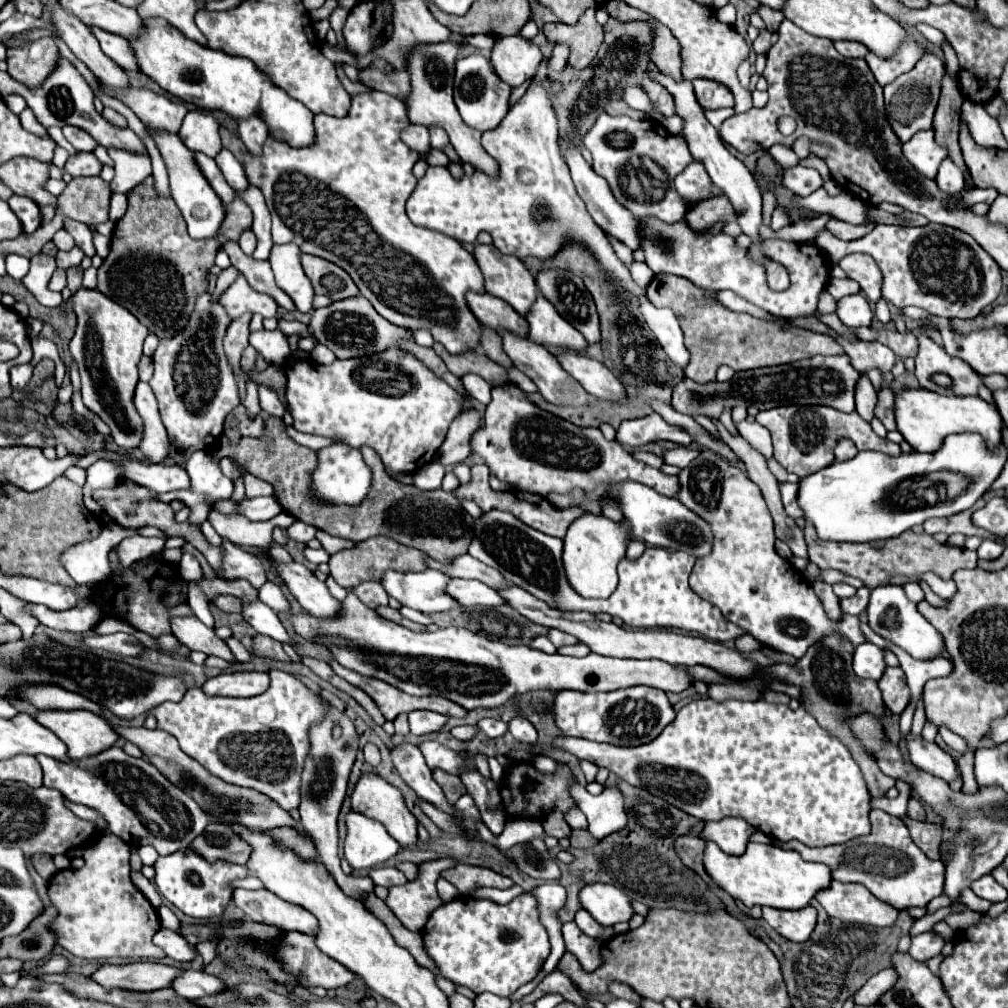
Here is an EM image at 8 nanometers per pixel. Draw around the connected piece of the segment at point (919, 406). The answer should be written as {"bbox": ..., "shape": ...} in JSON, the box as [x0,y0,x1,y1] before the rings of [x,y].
{"bbox":[894,387,1002,453],"shape":[[[902,387],[894,393],[894,417],[904,441],[908,441],[918,453],[932,453],[938,445],[942,445],[942,437],[950,433],[980,433],[986,441],[990,441],[990,445],[996,445],[998,439],[1002,439],[1002,419],[998,409],[980,397],[940,395],[926,389]]]}

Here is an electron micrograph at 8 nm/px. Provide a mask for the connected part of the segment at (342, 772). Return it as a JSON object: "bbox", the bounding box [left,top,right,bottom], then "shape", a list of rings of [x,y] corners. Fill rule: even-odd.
{"bbox":[300,707,374,903],"shape":[[[330,707],[326,711],[326,717],[318,723],[314,723],[310,727],[310,753],[306,757],[304,769],[302,769],[302,785],[300,785],[300,823],[306,831],[306,835],[310,837],[310,841],[314,843],[316,851],[318,851],[318,859],[322,861],[322,865],[330,871],[330,875],[336,879],[338,887],[352,899],[364,903],[368,893],[374,889],[374,883],[370,881],[370,877],[360,877],[360,875],[346,875],[340,869],[340,857],[338,857],[338,813],[346,795],[346,785],[348,785],[348,775],[350,769],[354,765],[358,753],[358,733],[354,729],[354,725],[350,723],[350,719],[340,713],[338,709]],[[340,725],[342,735],[336,739],[332,737],[332,729]]]}

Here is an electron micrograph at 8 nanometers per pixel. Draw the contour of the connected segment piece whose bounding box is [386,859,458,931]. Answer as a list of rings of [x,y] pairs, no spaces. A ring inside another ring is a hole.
[[[434,859],[418,865],[418,877],[406,885],[392,887],[386,905],[410,931],[422,931],[430,913],[442,905],[436,891],[436,881],[442,869],[454,867],[456,859]]]

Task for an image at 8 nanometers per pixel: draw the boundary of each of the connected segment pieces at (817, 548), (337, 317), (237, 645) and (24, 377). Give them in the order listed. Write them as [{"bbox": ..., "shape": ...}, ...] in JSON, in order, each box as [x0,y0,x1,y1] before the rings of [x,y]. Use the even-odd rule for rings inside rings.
[{"bbox":[803,522,976,589],"shape":[[[806,522],[803,528],[806,543],[808,543],[808,559],[820,569],[838,569],[852,577],[862,579],[870,589],[888,583],[894,575],[918,575],[932,571],[942,579],[950,579],[956,569],[974,569],[976,567],[976,551],[966,547],[954,547],[946,543],[936,543],[928,533],[906,531],[898,537],[884,541],[868,541],[868,543],[846,543],[846,541],[824,541],[818,539],[814,525]]]},{"bbox":[310,297,462,393],"shape":[[[364,297],[342,299],[342,301],[334,301],[332,305],[328,305],[324,309],[314,309],[312,321],[310,321],[310,329],[312,329],[312,335],[336,355],[336,359],[352,359],[352,357],[362,357],[362,355],[368,357],[368,355],[380,353],[382,349],[386,349],[390,345],[400,345],[402,349],[416,353],[416,357],[424,365],[428,365],[428,369],[432,369],[450,387],[454,387],[456,391],[462,393],[462,381],[446,369],[444,361],[434,353],[434,349],[418,347],[412,339],[408,339],[408,331],[406,329],[396,327],[390,321],[386,321],[384,317],[380,317]]]},{"bbox":[226,639,252,663],"shape":[[[228,639],[228,641],[226,641],[226,645],[230,647],[230,651],[232,651],[232,655],[234,655],[234,659],[236,659],[236,661],[246,663],[246,661],[250,661],[250,659],[252,659],[252,657],[250,657],[250,653],[246,651],[246,647],[244,647],[238,639]]]},{"bbox":[10,363,32,389],"shape":[[[32,363],[26,365],[16,365],[10,369],[10,379],[14,389],[24,389],[32,377]]]}]

